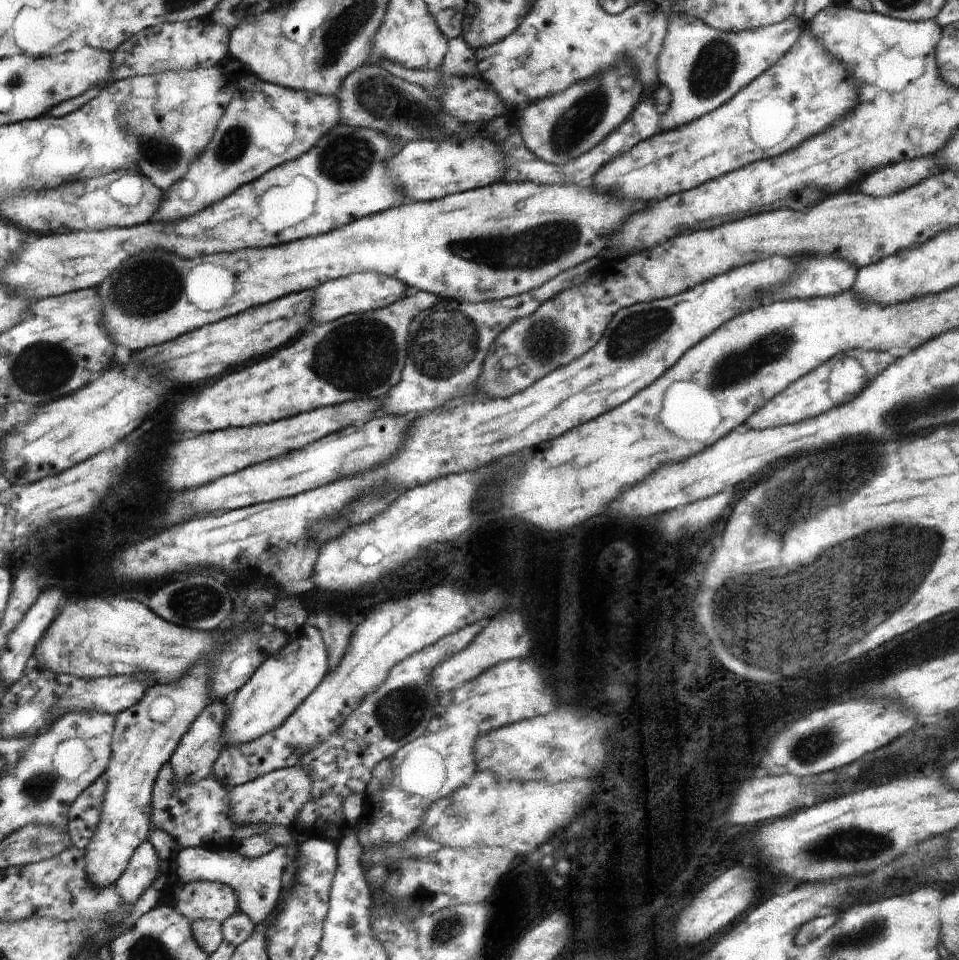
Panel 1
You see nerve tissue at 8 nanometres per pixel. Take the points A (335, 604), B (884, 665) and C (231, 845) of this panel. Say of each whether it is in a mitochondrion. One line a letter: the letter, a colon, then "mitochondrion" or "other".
A: other
B: other
C: other

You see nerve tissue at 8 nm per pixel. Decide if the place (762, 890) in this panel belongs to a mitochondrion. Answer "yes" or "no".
no

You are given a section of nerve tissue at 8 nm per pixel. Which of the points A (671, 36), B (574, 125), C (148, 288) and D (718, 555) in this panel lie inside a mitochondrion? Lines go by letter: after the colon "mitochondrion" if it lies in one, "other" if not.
A: other
B: mitochondrion
C: mitochondrion
D: other

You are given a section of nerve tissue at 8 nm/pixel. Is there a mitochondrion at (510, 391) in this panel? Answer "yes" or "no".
no

